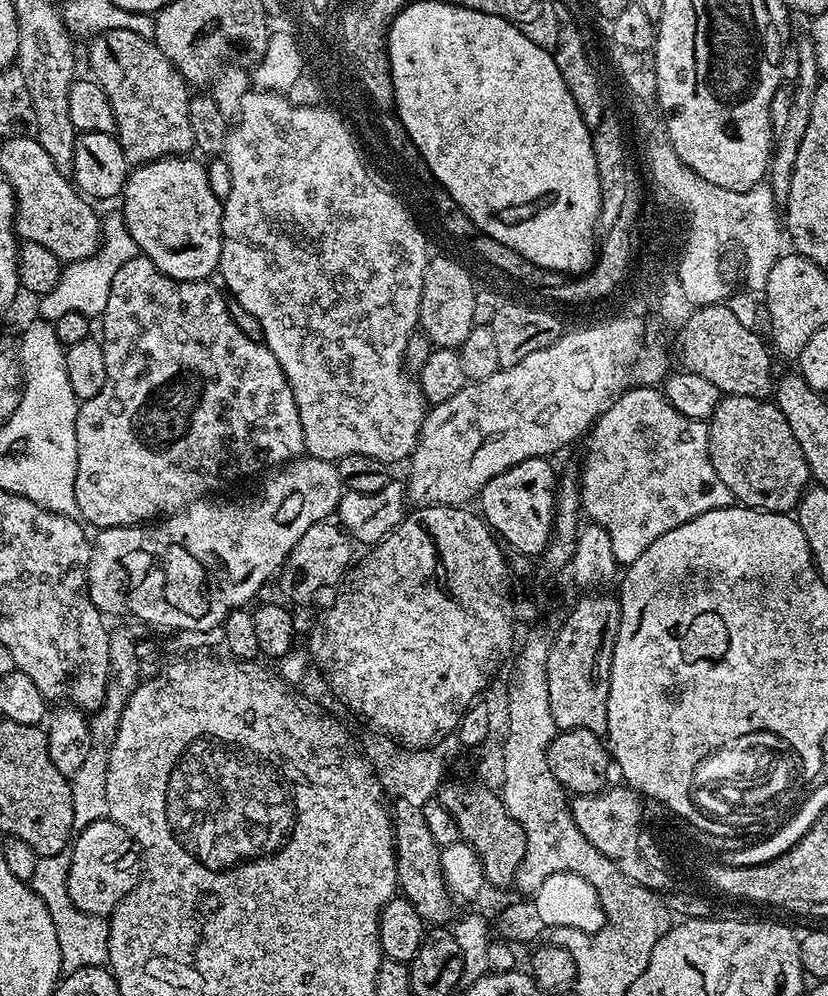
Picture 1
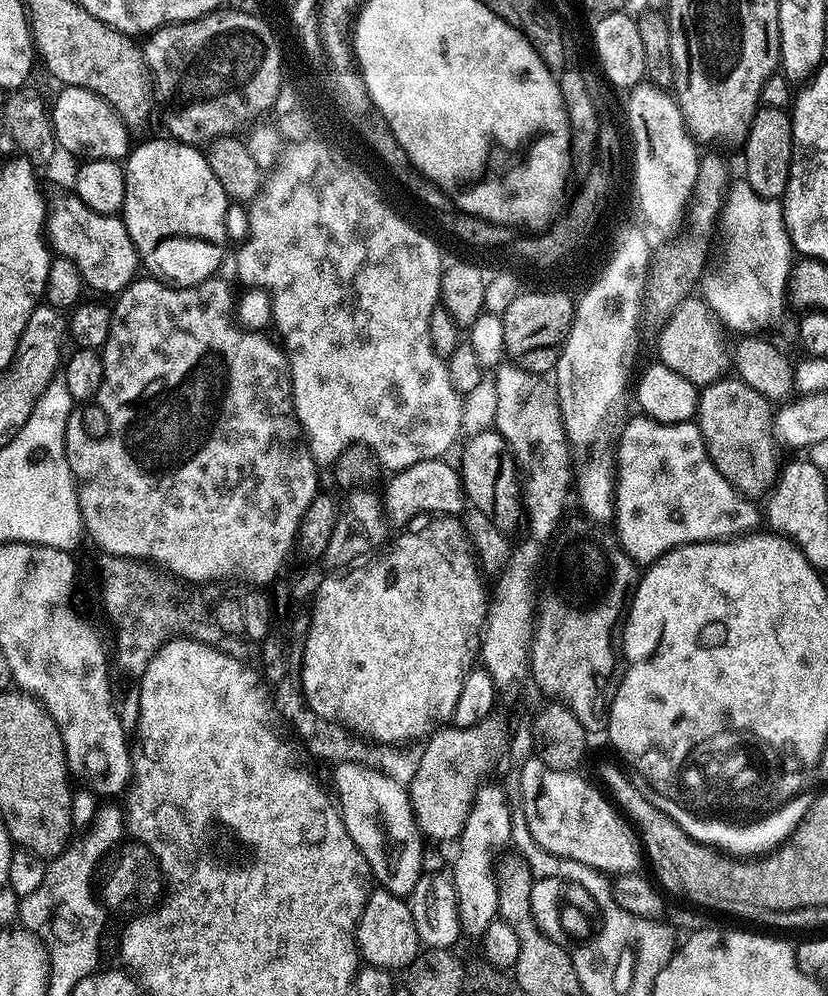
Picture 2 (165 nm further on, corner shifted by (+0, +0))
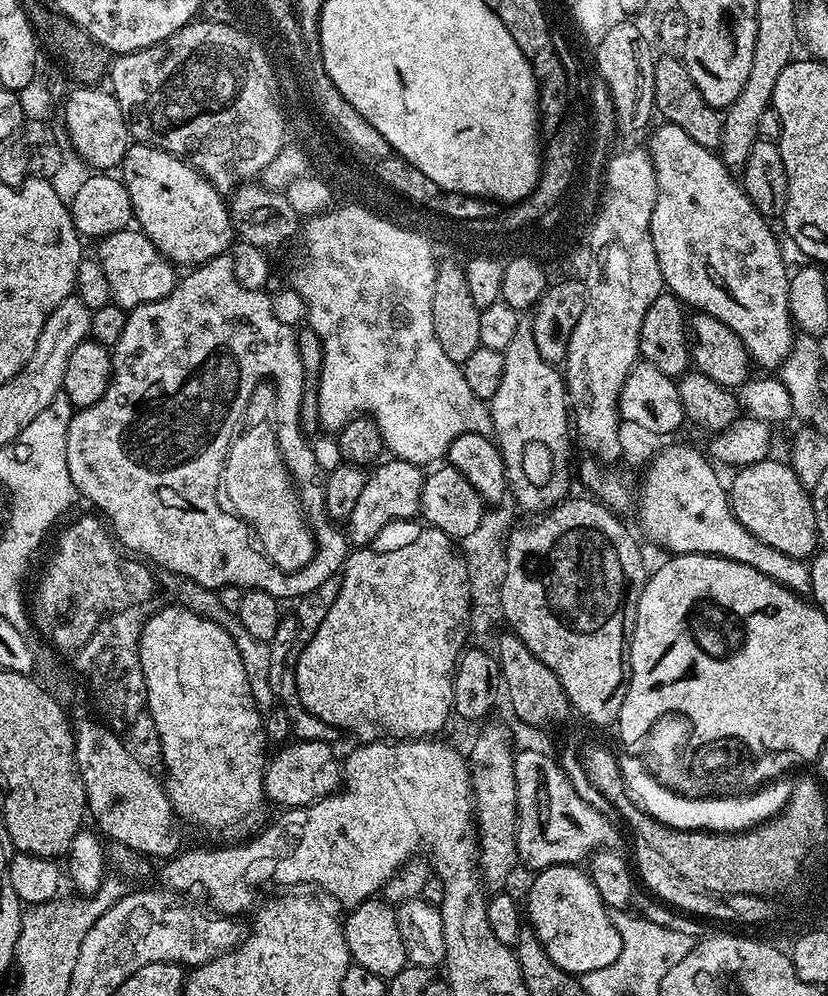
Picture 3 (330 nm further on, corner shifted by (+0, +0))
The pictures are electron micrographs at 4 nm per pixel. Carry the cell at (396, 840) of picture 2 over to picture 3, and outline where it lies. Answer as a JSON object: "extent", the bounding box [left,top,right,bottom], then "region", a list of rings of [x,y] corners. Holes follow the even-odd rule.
{"extent":[264,740,342,809],"region":[[[320,740],[288,742],[276,757],[267,761],[264,769],[264,795],[285,809],[306,807],[337,791],[342,784],[342,768],[333,745]]]}

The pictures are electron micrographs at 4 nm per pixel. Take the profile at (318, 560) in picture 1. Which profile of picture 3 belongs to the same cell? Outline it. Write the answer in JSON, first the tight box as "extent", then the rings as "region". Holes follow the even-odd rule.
{"extent":[346,458,425,545],"region":[[[388,458],[377,463],[371,469],[362,494],[359,495],[358,502],[355,503],[354,510],[350,511],[346,521],[346,527],[348,527],[346,535],[349,545],[371,545],[372,539],[383,528],[390,527],[395,520],[408,520],[412,515],[417,515],[420,512],[420,499],[422,498],[425,475],[425,469],[421,465],[411,464],[405,460]]]}

